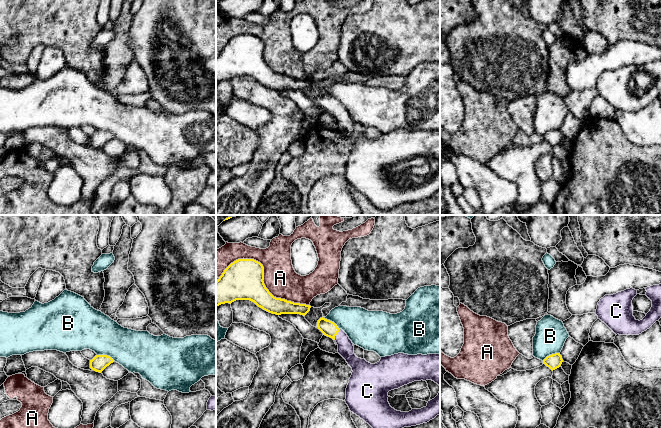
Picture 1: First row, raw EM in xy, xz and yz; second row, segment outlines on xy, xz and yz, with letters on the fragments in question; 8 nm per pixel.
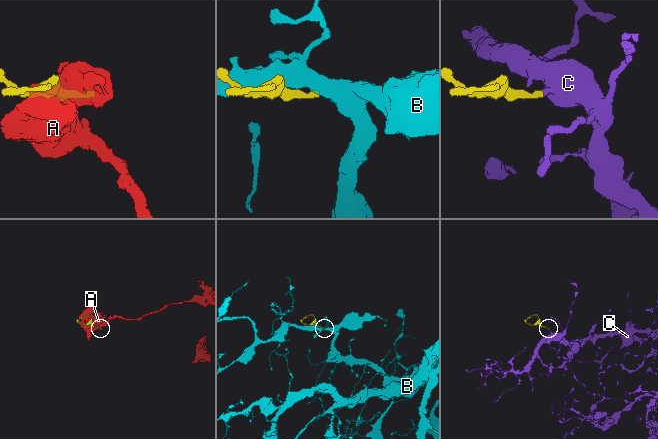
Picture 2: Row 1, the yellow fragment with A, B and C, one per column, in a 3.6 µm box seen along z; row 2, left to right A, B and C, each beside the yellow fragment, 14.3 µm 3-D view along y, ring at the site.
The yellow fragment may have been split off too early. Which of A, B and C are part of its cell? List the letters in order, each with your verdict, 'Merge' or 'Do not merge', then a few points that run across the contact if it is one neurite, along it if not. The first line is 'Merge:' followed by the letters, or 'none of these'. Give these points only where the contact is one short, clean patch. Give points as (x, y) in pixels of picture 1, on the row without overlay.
Merge: C
A: Do not merge
B: Do not merge. Line: xz (322, 93), (331, 96), (339, 105)
C: Merge. Line: xz (328, 104), (336, 110), (345, 122)

